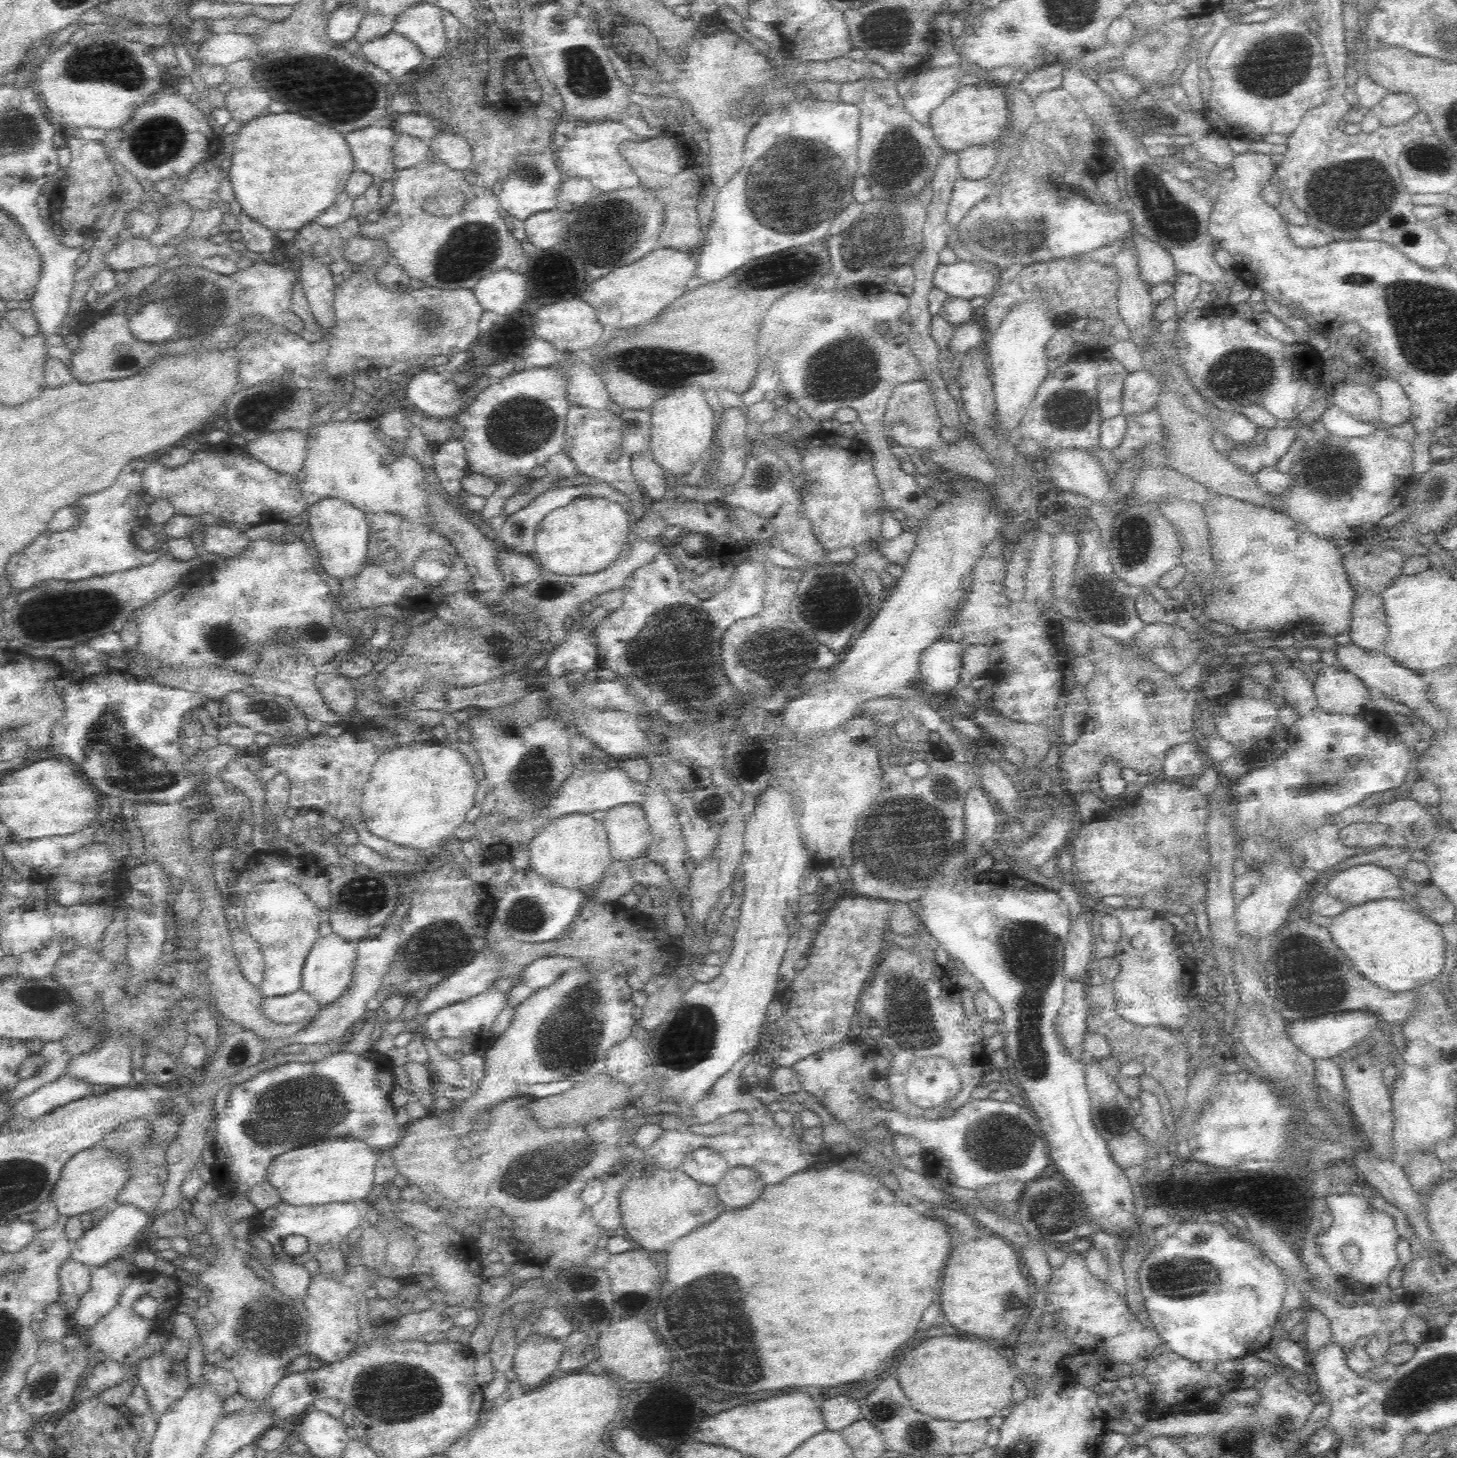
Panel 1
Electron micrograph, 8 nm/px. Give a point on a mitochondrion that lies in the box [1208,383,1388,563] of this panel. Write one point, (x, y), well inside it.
(1344, 478)

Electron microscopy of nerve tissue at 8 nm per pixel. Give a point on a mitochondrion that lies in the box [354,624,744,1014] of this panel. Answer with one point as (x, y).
(533, 772)

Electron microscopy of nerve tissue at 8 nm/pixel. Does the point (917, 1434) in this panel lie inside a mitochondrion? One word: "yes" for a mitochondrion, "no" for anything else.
yes

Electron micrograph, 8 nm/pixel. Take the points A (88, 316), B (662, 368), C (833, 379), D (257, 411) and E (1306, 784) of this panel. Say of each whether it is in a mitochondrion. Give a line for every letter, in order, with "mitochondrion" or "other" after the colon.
A: other
B: mitochondrion
C: mitochondrion
D: mitochondrion
E: mitochondrion

